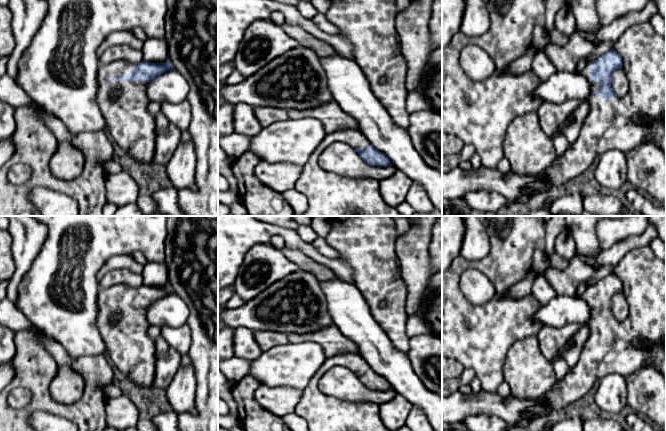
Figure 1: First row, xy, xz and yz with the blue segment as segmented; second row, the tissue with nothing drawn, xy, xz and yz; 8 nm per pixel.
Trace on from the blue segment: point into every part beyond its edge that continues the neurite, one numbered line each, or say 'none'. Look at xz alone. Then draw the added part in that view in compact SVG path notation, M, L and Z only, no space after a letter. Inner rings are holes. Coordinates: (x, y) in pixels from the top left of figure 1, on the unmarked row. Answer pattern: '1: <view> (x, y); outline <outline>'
1: xz (323, 412); outline M356 352L327 357L303 390L294 411L307 420L308 431L391 431L381 420L379 404L342 400L324 394L318 388L321 377L334 366L347 367L354 372L370 369Z

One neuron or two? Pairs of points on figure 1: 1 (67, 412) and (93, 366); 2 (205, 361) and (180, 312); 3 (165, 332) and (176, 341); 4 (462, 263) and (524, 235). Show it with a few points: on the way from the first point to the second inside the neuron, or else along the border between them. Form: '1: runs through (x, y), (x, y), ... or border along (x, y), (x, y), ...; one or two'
1: runs through (80, 406), (93, 393), (93, 379); one
2: border along (183, 300), (189, 310), (187, 323); two
3: runs through (168, 333), (173, 338); one
4: runs through (477, 264), (495, 264), (509, 250); one

